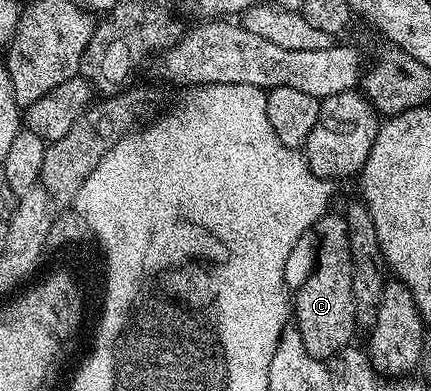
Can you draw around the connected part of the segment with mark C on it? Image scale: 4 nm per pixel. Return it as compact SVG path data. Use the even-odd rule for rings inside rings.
M340 212L325 213L315 226L317 262L305 277L301 290L295 293L295 327L303 339L303 347L312 357L328 359L341 349L350 348L353 332L359 329L357 308L351 291L351 239L347 239L347 223Z

